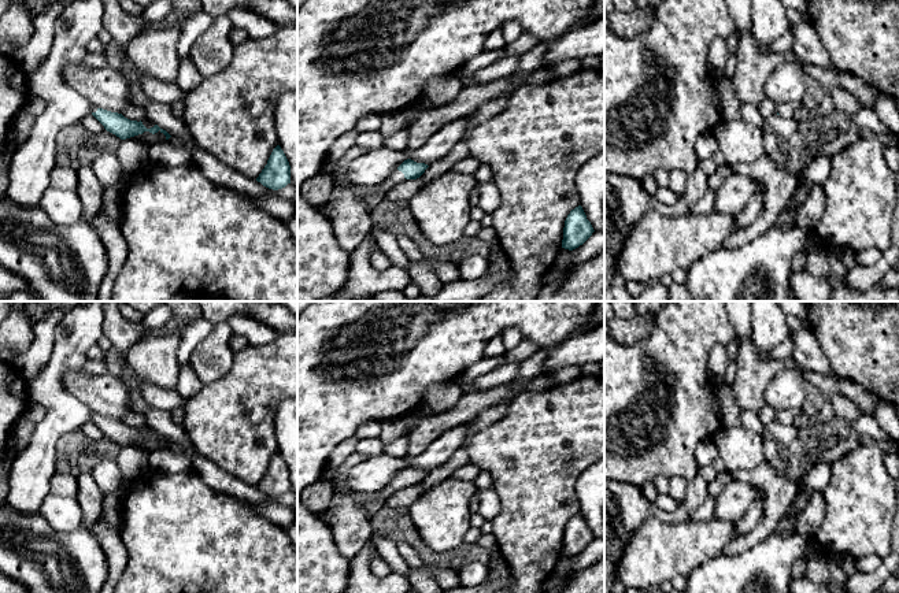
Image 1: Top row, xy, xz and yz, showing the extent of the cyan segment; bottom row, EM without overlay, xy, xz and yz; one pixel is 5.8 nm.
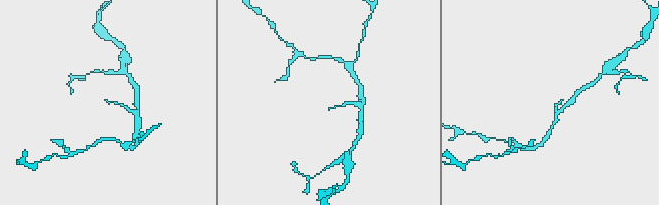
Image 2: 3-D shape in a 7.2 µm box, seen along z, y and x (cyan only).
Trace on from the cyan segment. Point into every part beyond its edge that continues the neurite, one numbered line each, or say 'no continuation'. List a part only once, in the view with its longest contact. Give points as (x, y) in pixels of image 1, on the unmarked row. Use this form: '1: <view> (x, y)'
1: xz (396, 484)

